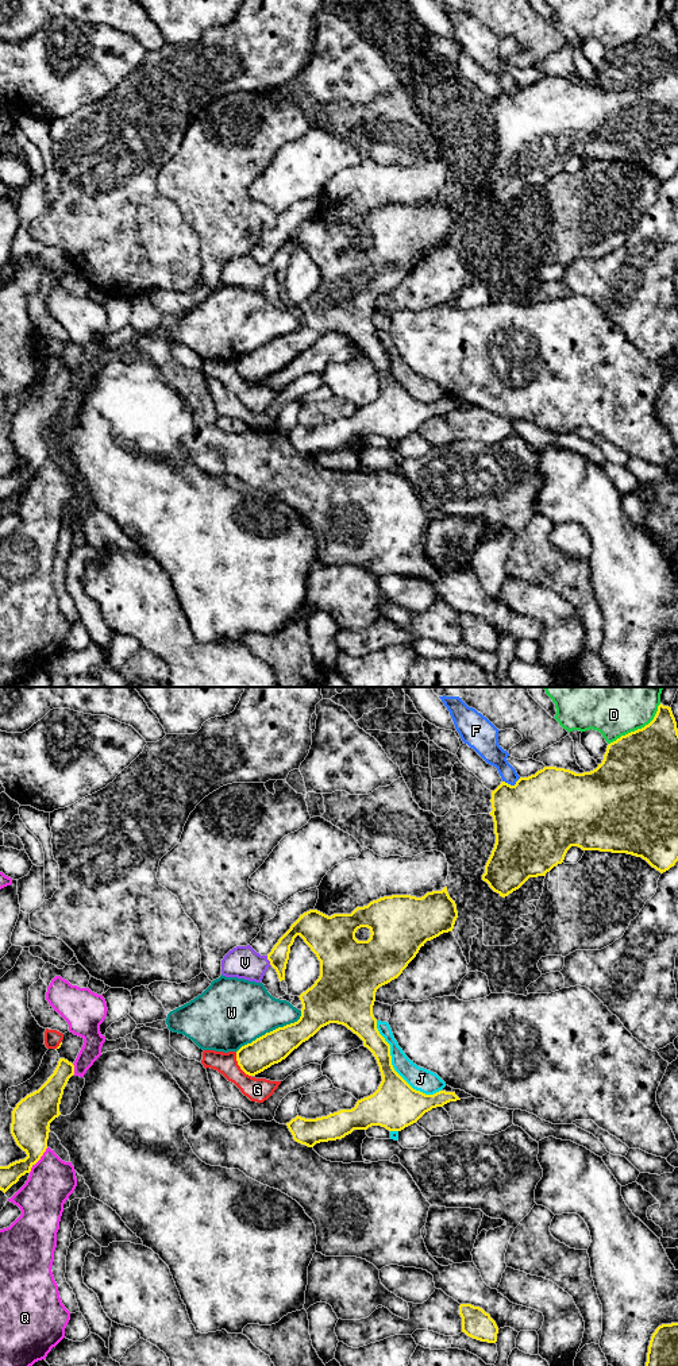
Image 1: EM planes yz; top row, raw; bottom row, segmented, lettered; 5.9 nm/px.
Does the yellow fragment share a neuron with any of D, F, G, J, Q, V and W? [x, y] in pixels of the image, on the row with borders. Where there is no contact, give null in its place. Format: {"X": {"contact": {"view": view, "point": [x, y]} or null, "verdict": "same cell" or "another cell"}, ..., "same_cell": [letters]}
{"D": {"contact": {"view": "yz", "point": [638, 729]}, "verdict": "another cell"}, "F": {"contact": {"view": "yz", "point": [509, 784]}, "verdict": "another cell"}, "G": {"contact": {"view": "yz", "point": [238, 1064]}, "verdict": "another cell"}, "J": {"contact": {"view": "yz", "point": [393, 1068]}, "verdict": "another cell"}, "Q": {"contact": {"view": "yz", "point": [39, 1158]}, "verdict": "another cell"}, "V": {"contact": {"view": "yz", "point": [269, 960]}, "verdict": "same cell"}, "W": {"contact": {"view": "yz", "point": [270, 1031]}, "verdict": "another cell"}, "same_cell": ["V"]}

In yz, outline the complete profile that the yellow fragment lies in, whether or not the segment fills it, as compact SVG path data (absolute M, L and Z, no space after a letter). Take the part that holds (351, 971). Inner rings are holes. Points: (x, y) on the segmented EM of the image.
M447 887L442 891L427 892L421 898L392 895L373 900L367 906L357 907L351 914L328 917L317 910L309 910L300 915L267 956L261 956L250 945L236 946L224 956L221 960L223 976L255 983L262 981L269 966L276 969L280 981L285 980L290 946L297 935L304 939L320 961L319 979L298 996L303 1004L300 1019L266 1033L236 1051L238 1065L246 1074L255 1076L281 1062L303 1042L330 1023L343 1024L357 1034L363 1041L363 1046L373 1053L380 1066L382 1081L378 1089L373 1095L358 1100L354 1108L340 1110L316 1119L305 1119L297 1115L286 1123L296 1142L313 1147L316 1143L342 1139L354 1130L367 1130L371 1126L401 1131L416 1123L432 1108L461 1100L455 1092L439 1091L434 1095L425 1095L413 1089L394 1070L390 1045L380 1034L377 1019L373 1015L377 989L397 979L427 941L452 931L457 918L457 904L450 898ZM361 927L370 930L371 934L367 941L355 938L355 933Z

